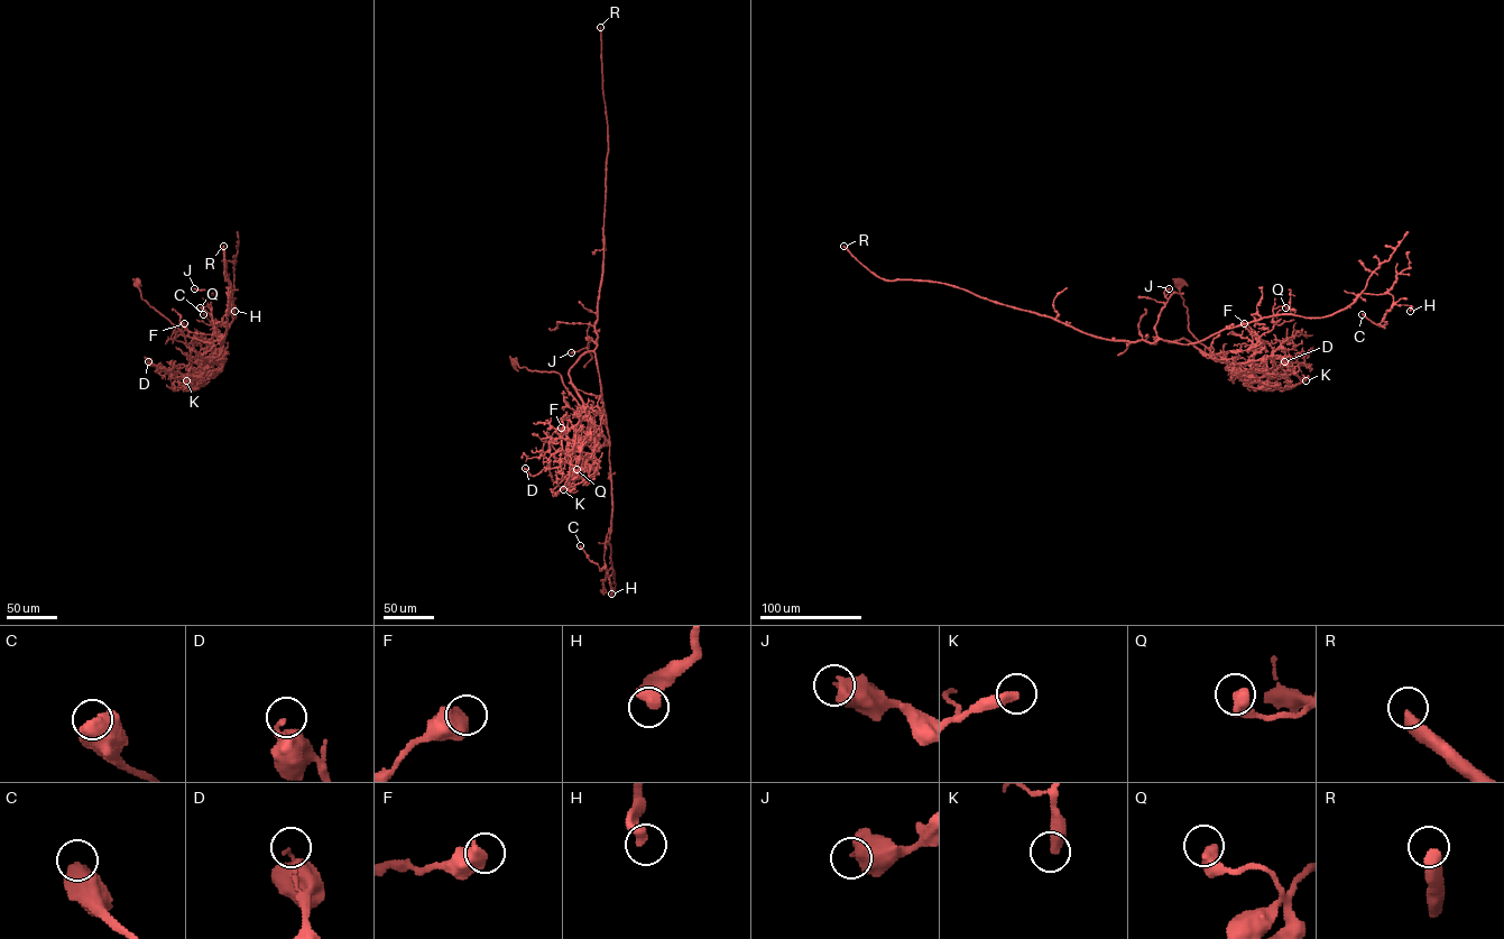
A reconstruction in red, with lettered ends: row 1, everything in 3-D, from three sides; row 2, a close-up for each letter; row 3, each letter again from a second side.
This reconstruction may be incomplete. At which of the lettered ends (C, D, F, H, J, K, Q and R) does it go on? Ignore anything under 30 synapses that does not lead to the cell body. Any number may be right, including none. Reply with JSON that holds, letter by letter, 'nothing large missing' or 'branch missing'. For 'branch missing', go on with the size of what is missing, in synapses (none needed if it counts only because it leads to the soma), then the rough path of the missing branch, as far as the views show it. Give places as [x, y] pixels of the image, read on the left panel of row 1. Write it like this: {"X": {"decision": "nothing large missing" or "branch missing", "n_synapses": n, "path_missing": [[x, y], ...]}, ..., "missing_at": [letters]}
{"C": {"decision": "nothing large missing"}, "D": {"decision": "nothing large missing"}, "F": {"decision": "nothing large missing"}, "H": {"decision": "nothing large missing"}, "J": {"decision": "nothing large missing"}, "K": {"decision": "nothing large missing"}, "Q": {"decision": "nothing large missing"}, "R": {"decision": "branch missing", "n_synapses": 750, "path_missing": [[223, 246], [220, 196], [214, 177], [219, 177], [203, 180], [190, 169]]}, "missing_at": ["R"]}

